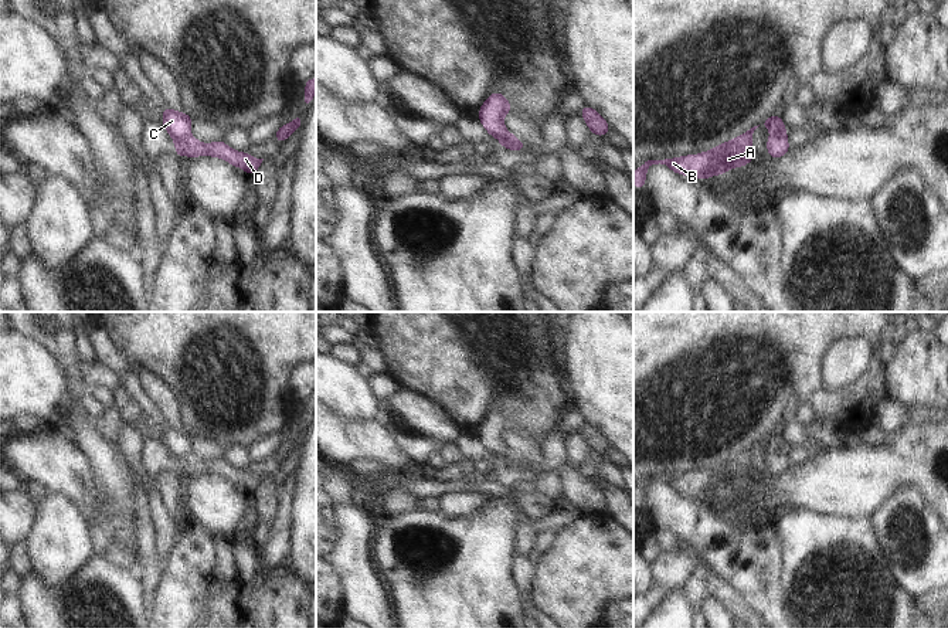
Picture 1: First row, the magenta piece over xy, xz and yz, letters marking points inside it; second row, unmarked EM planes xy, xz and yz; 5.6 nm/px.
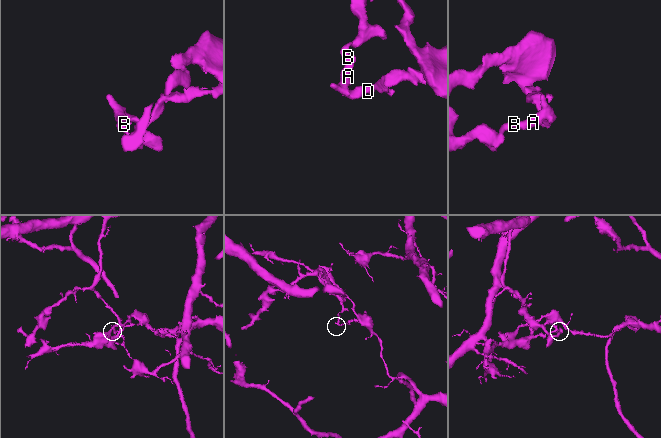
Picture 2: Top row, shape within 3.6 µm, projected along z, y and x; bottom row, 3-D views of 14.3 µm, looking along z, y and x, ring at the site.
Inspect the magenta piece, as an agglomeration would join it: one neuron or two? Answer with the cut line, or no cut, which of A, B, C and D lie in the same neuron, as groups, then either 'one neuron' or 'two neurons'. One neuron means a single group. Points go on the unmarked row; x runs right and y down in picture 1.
cut in xy along (189, 451), (182, 458), (175, 458); A B C / D; two neurons

